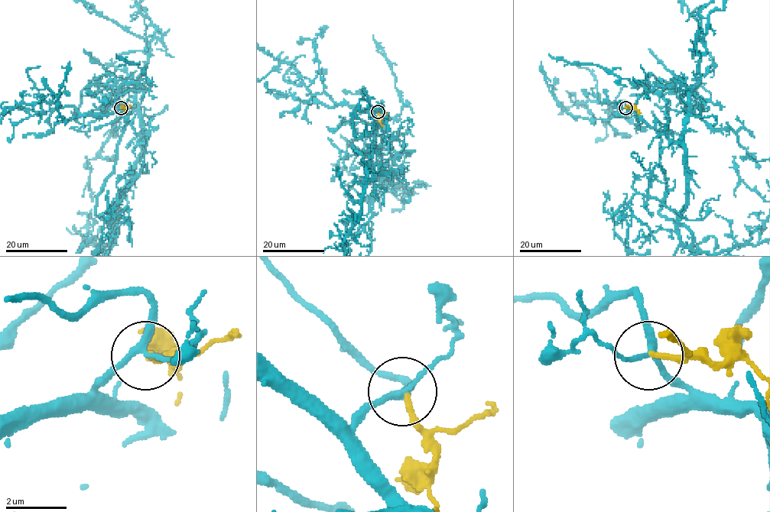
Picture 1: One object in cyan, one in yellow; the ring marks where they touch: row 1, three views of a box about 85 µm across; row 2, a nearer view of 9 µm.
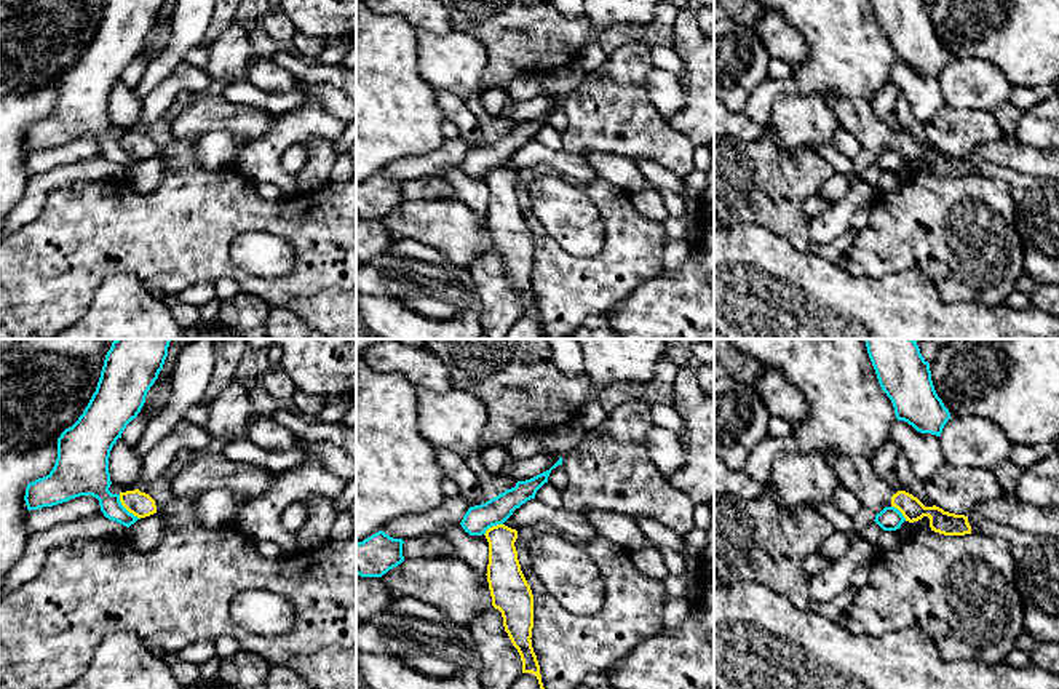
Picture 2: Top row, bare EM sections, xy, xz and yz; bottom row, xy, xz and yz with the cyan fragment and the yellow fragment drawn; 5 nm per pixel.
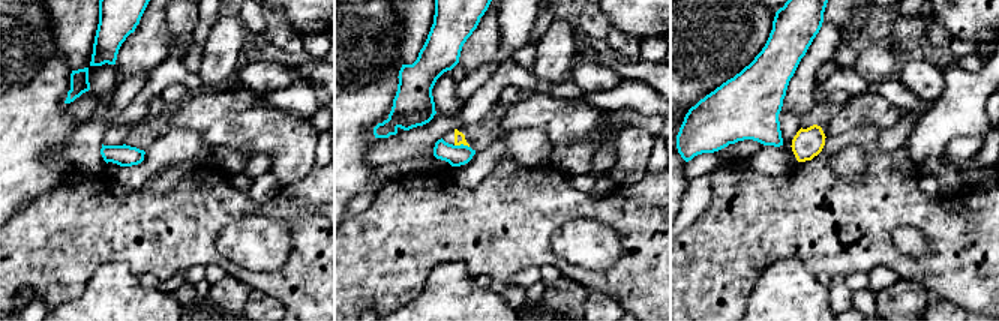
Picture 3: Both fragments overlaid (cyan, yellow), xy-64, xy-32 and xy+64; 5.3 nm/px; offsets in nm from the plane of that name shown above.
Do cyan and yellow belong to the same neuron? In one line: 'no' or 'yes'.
no

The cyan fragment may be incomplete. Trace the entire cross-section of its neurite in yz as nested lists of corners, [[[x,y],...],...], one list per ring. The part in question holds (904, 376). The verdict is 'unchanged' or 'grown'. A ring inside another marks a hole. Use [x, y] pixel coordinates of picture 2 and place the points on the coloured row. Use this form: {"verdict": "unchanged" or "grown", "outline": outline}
{"verdict": "unchanged", "outline": [[[866,339],[866,347],[896,419],[920,433],[941,436],[950,412],[934,390],[930,363],[922,356],[917,341]]]}

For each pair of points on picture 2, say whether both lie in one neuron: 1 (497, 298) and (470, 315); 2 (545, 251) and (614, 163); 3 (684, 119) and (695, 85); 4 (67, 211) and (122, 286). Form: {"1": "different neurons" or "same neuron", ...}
{"1": "different neurons", "2": "different neurons", "3": "same neuron", "4": "different neurons"}

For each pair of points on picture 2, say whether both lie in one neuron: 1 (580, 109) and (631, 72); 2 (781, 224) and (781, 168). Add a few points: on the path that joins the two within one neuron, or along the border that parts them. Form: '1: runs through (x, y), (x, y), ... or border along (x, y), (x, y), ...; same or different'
1: runs through (593, 104), (601, 103), (618, 85); same
2: runs through (780, 210), (780, 183); same

